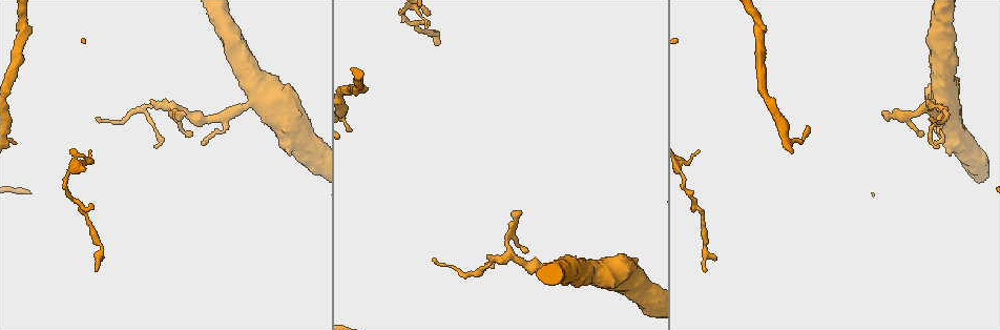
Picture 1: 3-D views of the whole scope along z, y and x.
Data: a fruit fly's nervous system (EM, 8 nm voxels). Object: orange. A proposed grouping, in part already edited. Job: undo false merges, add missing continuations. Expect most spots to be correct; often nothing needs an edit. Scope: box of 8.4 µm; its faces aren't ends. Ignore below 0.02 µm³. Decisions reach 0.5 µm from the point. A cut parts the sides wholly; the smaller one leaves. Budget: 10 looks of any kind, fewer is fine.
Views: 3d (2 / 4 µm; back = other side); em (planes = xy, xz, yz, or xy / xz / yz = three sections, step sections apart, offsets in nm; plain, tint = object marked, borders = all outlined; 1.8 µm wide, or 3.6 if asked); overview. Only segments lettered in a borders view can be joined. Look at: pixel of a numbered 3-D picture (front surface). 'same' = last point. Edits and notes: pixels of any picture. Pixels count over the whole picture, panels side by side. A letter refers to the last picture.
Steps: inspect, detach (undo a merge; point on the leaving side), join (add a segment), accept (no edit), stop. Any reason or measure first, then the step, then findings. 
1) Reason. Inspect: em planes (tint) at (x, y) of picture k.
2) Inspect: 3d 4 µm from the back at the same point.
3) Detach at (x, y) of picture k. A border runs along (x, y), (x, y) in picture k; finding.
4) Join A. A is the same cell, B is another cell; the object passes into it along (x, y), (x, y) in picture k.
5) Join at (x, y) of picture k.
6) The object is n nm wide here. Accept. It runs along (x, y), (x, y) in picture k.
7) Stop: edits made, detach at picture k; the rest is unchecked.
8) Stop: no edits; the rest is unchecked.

Branch stops here. Inspect: em xy step 8 (borders) at (13, 143) of picture 1.

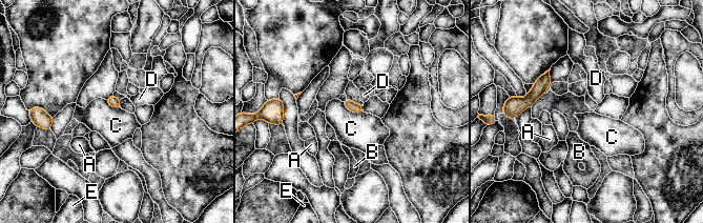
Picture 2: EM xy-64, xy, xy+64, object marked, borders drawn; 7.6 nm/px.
Inspect: em planes (borders) at the same point.

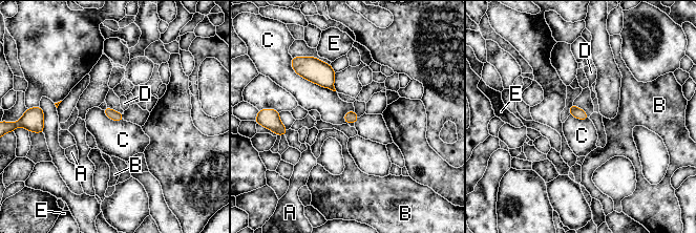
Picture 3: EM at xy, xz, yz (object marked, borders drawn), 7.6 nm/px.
The longest contact is with C, 360 nm. Accept. A, B, C, D and E are other cells; none of them fits.

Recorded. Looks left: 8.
Free end. Inspect: 3d 4 µm at (698, 151) of picture 1.

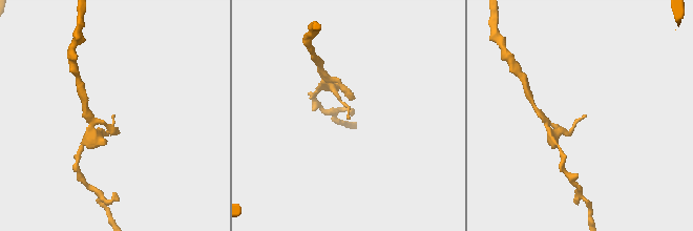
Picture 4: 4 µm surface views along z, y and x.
Now the EM. Inspect: em planes (tint) at (347, 118) of picture 4.

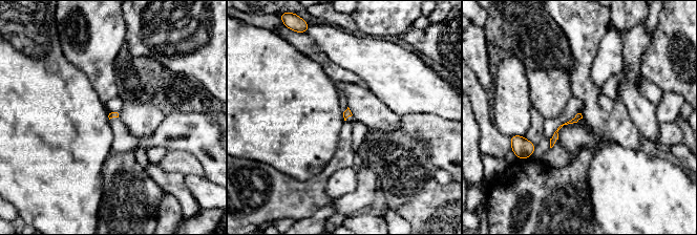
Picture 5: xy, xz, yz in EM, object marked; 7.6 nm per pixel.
Inspect: em planes (borders) at the same point.

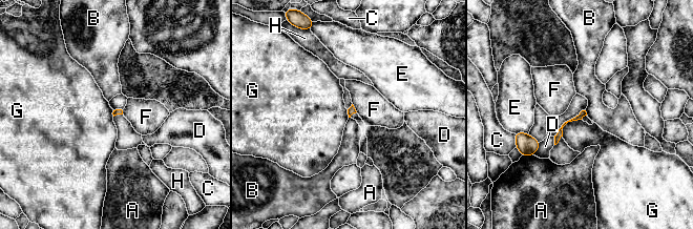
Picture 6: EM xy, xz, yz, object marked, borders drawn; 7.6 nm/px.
The longest contact is with G, 200 nm. Accept. A, B, C, D, E, F, G and H are other cells; it runs along (584, 112), (569, 120), (557, 140) in picture 6; none of them fits.

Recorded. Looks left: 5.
Branch stops here. Inspect: em planes (tint) at (883, 114) of picture 1.

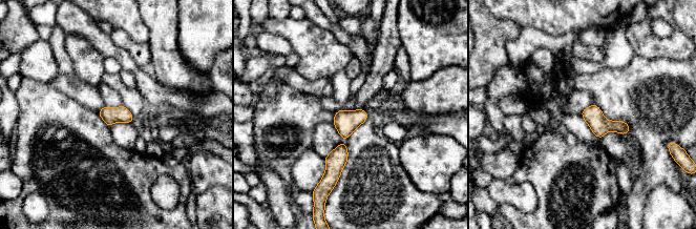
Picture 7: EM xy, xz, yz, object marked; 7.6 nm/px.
See the neighbours. Inspect: em planes (borders) at the same point.

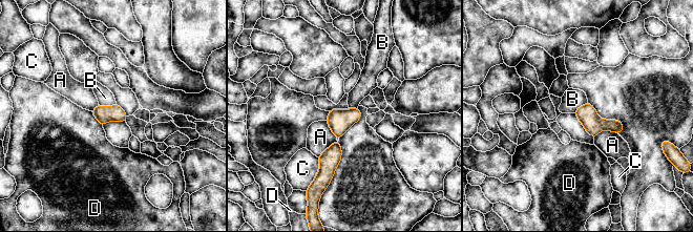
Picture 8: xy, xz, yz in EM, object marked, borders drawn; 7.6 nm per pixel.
Accept. A, B, C and D are other cells; a border runs along (116, 103), (110, 106), (99, 105) in picture 8; none of them fits.

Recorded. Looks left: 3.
An open end. Inspect: em 3.6 µm xy step 16 (borders) at (277, 78) of picture 1.

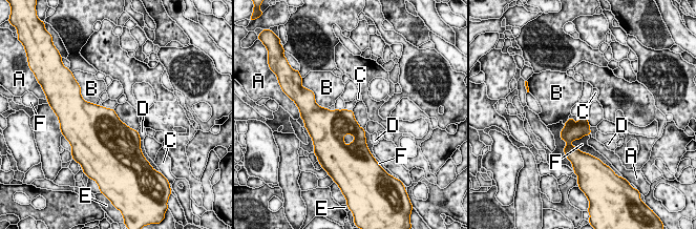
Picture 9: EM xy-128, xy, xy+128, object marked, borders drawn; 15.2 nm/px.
Inspect: em 3.6 µm planes (borders) at the same point.

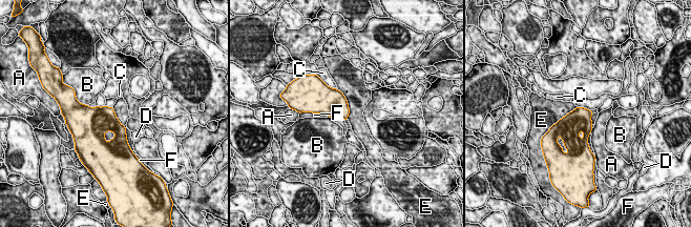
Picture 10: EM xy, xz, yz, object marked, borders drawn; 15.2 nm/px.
Accept. A, B, C, D, E and F are other cells; a border runs along (338, 88), (347, 101), (348, 119) in picture 10; no lettered segment goes on from it.

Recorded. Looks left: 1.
Stop: no edits; the rest is unchecked.

